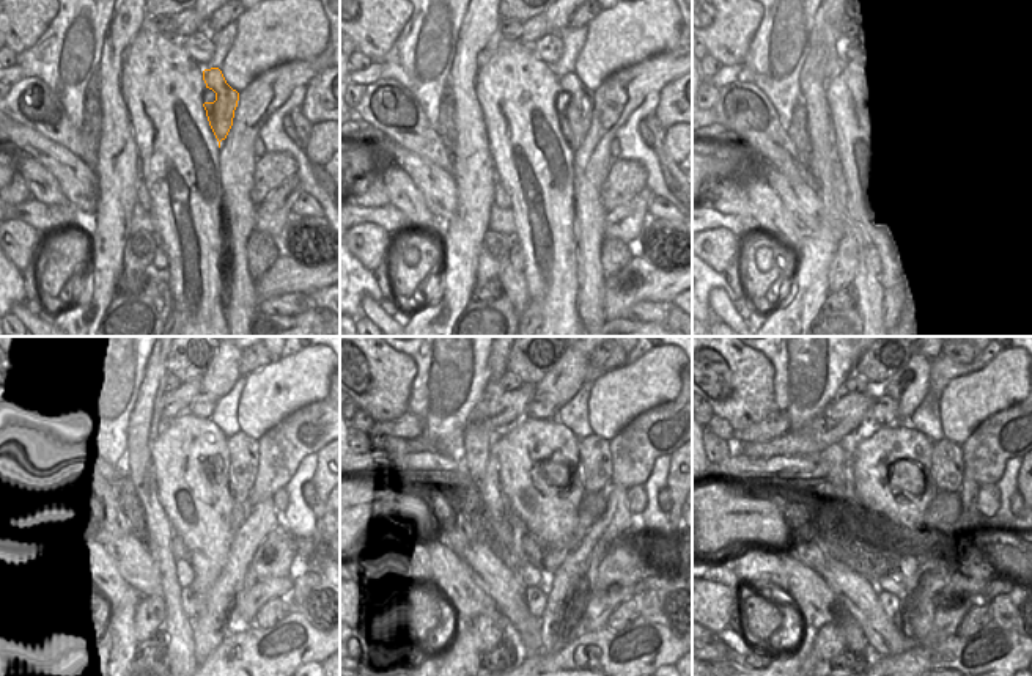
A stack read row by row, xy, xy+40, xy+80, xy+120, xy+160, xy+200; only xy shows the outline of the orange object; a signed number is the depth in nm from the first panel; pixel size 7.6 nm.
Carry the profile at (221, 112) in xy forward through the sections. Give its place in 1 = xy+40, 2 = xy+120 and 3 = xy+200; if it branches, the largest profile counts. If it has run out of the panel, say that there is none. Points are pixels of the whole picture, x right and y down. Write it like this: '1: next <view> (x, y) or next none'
1: next xy+40 (574, 115)
2: next xy+120 (243, 450)
3: next xy+200 (947, 469)

